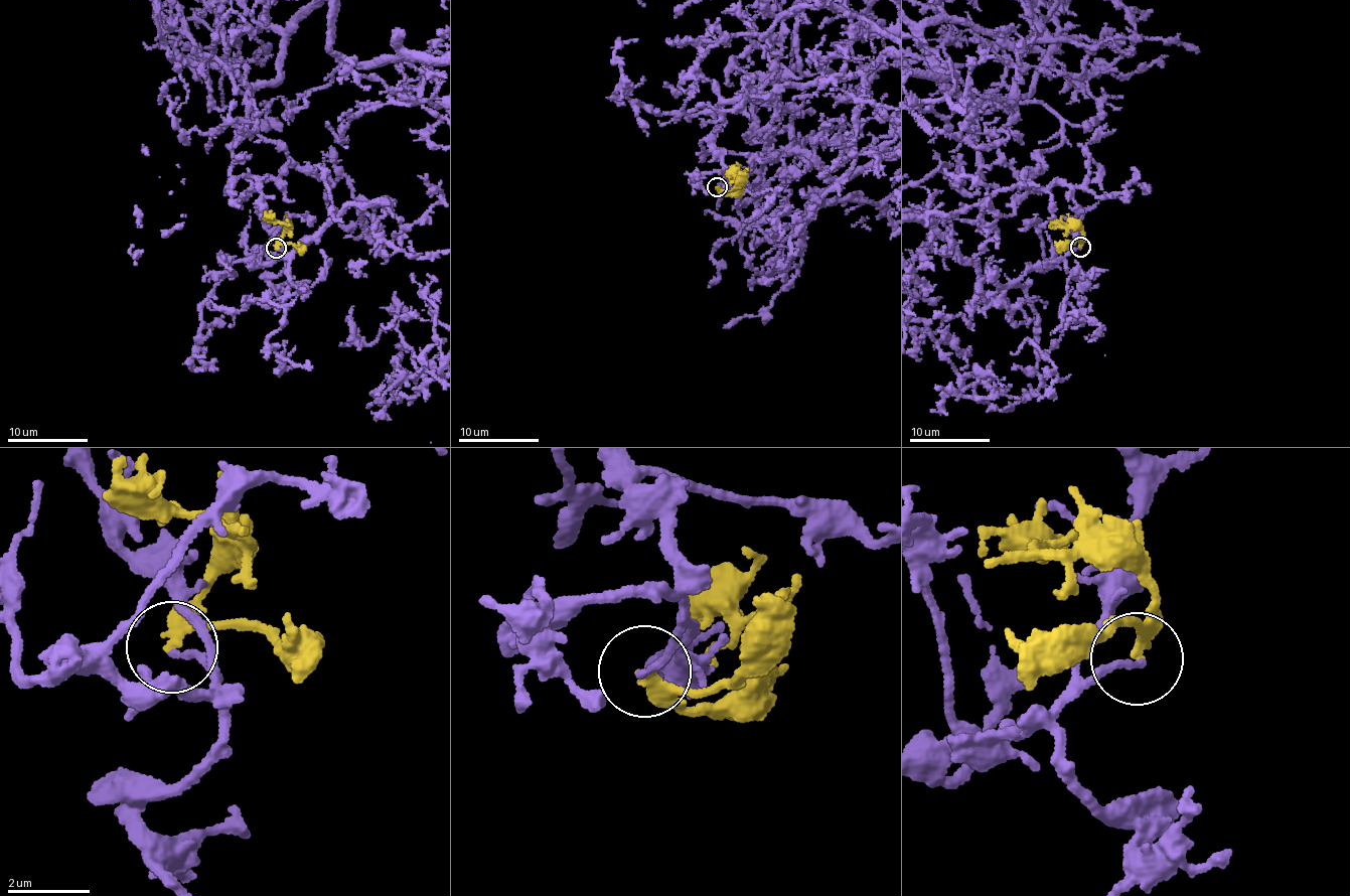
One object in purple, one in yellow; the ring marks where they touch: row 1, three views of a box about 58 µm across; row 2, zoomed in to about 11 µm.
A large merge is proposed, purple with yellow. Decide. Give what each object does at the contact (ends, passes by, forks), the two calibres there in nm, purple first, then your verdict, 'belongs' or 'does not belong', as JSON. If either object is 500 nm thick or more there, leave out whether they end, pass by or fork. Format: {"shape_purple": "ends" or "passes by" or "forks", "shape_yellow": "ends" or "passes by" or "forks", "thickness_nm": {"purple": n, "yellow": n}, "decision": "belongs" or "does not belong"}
{"shape_purple": "ends", "shape_yellow": "passes by", "thickness_nm": {"purple": 160, "yellow": 240}, "decision": "does not belong"}

